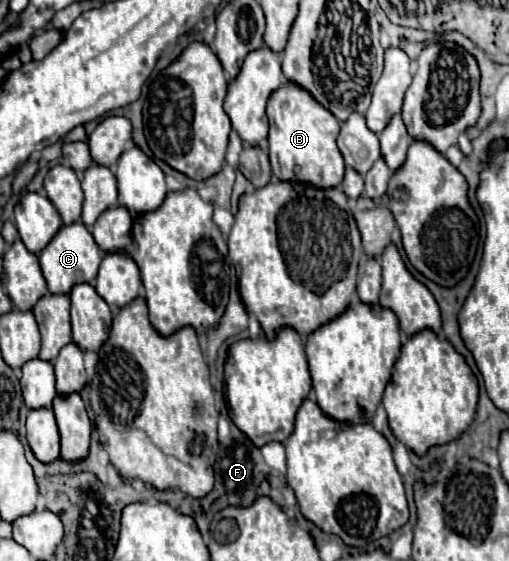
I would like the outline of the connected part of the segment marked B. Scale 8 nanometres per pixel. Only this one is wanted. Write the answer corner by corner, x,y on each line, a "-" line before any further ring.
291,83
281,85
277,89
267,105
267,117
269,117
269,161
273,169
273,177
287,183
303,183
315,189
331,189
339,187
345,175
345,161
337,149
337,135
341,129
341,123
325,111
319,103
313,103
313,97
307,91
301,91
301,87
293,87

